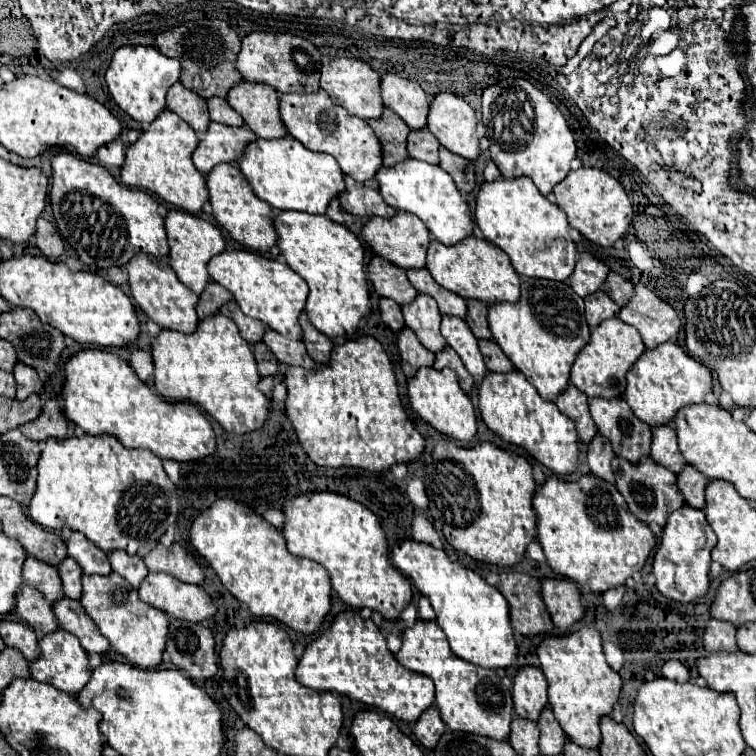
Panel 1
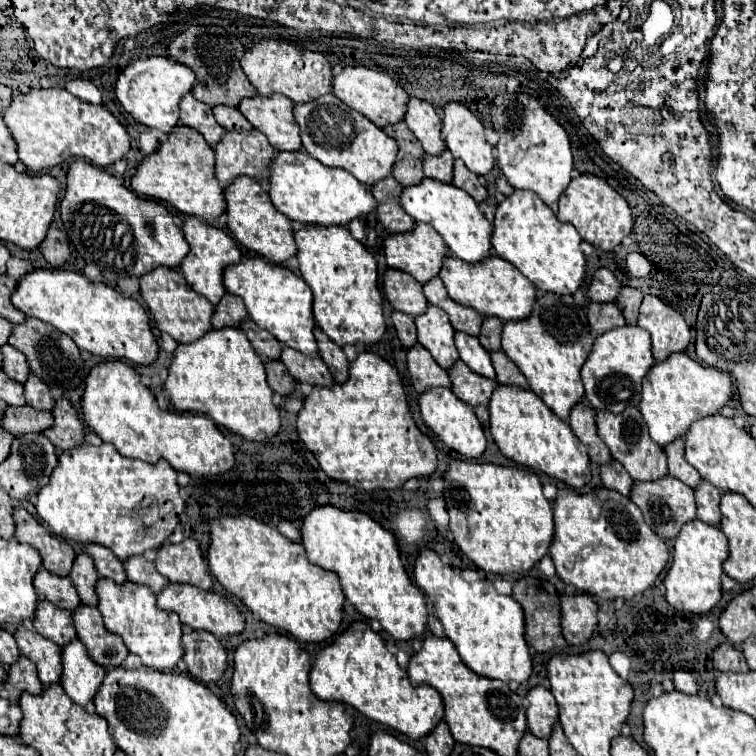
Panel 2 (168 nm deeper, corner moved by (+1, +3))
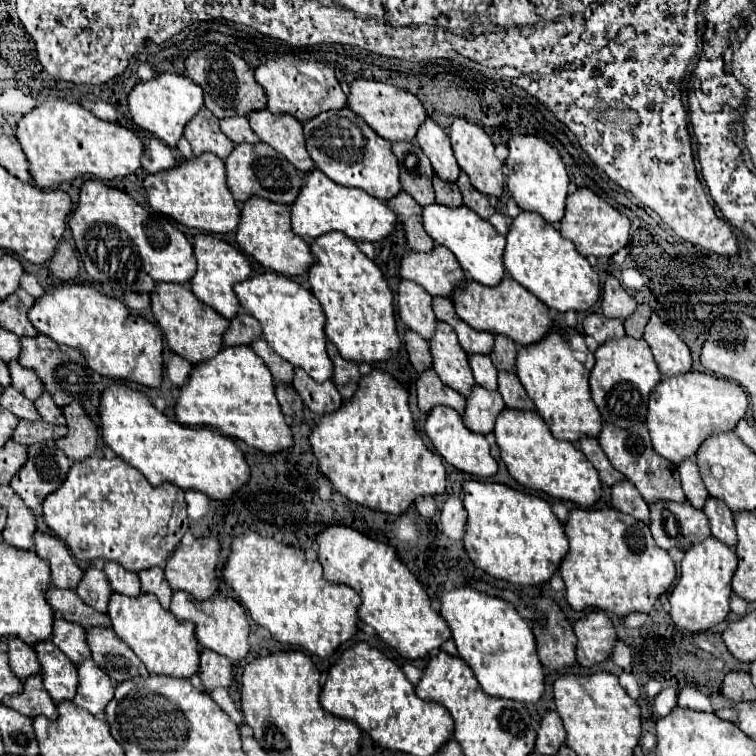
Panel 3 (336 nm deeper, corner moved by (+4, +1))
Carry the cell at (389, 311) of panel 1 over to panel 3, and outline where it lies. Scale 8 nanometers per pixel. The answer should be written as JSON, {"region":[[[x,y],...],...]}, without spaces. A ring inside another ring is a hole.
{"region":[[[407,330],[405,334],[405,348],[409,352],[409,360],[415,366],[415,370],[421,374],[429,368],[433,368],[433,360],[431,360],[431,352],[429,352],[429,344],[419,338],[413,330]]]}

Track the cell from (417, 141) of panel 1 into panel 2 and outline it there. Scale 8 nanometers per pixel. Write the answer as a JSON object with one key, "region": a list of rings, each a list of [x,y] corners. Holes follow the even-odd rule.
{"region":[[[442,150],[436,156],[424,154],[424,174],[442,182],[450,182],[452,180],[452,162],[454,156],[448,150]]]}

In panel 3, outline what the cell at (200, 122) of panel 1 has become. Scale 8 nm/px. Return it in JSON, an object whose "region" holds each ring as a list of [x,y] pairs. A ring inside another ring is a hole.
{"region":[[[203,108],[187,124],[185,138],[189,140],[191,150],[193,150],[195,156],[211,152],[211,154],[219,156],[221,160],[225,160],[235,148],[235,144],[219,130],[219,120],[207,108]]]}

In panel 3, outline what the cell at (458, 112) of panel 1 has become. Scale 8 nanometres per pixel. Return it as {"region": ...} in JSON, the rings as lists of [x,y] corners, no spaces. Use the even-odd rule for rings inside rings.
{"region":[[[457,118],[451,128],[449,128],[449,138],[451,138],[451,146],[457,158],[459,168],[469,176],[471,184],[487,196],[495,196],[501,198],[503,194],[503,184],[505,184],[505,174],[503,174],[503,162],[495,156],[495,146],[491,142],[491,138],[485,134],[483,128],[479,128],[477,124],[471,124],[463,118]]]}

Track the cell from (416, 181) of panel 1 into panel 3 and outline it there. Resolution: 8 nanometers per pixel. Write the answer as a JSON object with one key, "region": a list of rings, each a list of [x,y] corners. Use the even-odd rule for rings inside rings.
{"region":[[[441,204],[425,206],[423,208],[423,226],[437,244],[449,248],[455,254],[461,268],[469,274],[471,280],[475,280],[483,286],[497,286],[505,278],[505,266],[503,266],[505,238],[487,220],[479,218],[467,206],[459,206],[459,208],[449,208],[449,206],[441,206]]]}

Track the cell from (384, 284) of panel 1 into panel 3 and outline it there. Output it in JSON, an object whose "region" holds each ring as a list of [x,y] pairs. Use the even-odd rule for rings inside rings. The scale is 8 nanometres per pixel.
{"region":[[[401,280],[399,298],[397,298],[399,316],[407,324],[407,328],[415,330],[427,342],[433,338],[435,326],[437,326],[431,304],[433,304],[433,298],[431,294],[427,294],[427,290],[423,290],[423,286],[411,280]]]}

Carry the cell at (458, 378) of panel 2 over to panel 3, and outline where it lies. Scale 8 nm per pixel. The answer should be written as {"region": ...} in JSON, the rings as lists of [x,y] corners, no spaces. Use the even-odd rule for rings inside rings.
{"region":[[[473,386],[471,398],[467,398],[467,410],[463,416],[465,426],[477,434],[489,434],[495,428],[497,416],[503,412],[505,402],[497,392]]]}

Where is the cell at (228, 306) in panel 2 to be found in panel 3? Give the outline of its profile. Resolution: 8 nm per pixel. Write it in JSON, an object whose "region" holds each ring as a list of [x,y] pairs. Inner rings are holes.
{"region":[[[237,314],[225,334],[225,346],[249,346],[261,338],[261,324],[251,314]]]}

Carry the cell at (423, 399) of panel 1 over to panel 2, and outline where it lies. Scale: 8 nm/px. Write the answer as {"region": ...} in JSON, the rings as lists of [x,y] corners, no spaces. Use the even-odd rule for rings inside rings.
{"region":[[[440,386],[428,388],[426,392],[420,394],[418,408],[428,428],[436,436],[440,436],[440,440],[444,440],[452,450],[460,452],[466,458],[478,458],[484,452],[486,438],[482,432],[482,424],[474,414],[474,408],[470,404],[462,404],[462,400],[458,400],[450,388],[440,388]]]}

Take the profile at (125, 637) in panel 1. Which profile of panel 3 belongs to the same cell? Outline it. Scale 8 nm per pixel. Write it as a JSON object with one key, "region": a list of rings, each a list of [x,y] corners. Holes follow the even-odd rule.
{"region":[[[113,594],[109,602],[109,616],[113,622],[115,634],[127,642],[127,646],[141,658],[141,662],[147,666],[149,674],[167,674],[175,678],[191,678],[199,670],[199,642],[195,638],[195,624],[193,622],[183,622],[177,620],[169,610],[163,610],[159,600],[153,594],[141,594],[141,596],[123,596],[123,594]]]}

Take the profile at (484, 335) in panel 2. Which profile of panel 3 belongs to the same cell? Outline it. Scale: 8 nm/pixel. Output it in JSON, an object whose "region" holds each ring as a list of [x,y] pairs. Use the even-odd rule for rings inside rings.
{"region":[[[495,338],[495,350],[491,352],[491,360],[495,368],[501,372],[515,372],[515,354],[517,346],[509,338]]]}

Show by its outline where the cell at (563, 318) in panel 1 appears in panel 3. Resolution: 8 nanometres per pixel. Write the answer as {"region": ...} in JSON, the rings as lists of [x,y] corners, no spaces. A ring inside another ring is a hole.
{"region":[[[551,310],[551,314],[553,314],[553,328],[551,328],[551,334],[549,334],[549,338],[545,338],[545,342],[537,342],[535,346],[523,346],[523,348],[519,348],[519,352],[517,352],[517,376],[519,376],[519,380],[521,380],[521,384],[525,386],[525,390],[527,390],[527,394],[529,394],[529,398],[535,402],[535,408],[537,408],[537,414],[547,422],[547,426],[549,426],[549,430],[551,430],[551,434],[557,438],[557,440],[567,440],[567,442],[579,442],[579,438],[583,438],[583,436],[589,436],[589,438],[597,438],[599,436],[599,432],[601,432],[601,414],[599,414],[599,410],[597,410],[597,406],[595,406],[595,402],[593,402],[593,398],[591,398],[591,390],[589,390],[589,374],[591,374],[591,370],[593,370],[593,366],[595,366],[595,358],[593,358],[593,354],[589,352],[589,348],[587,348],[587,344],[585,344],[585,340],[583,340],[583,336],[575,330],[575,328],[569,328],[559,316],[561,314],[555,314],[553,310]]]}

